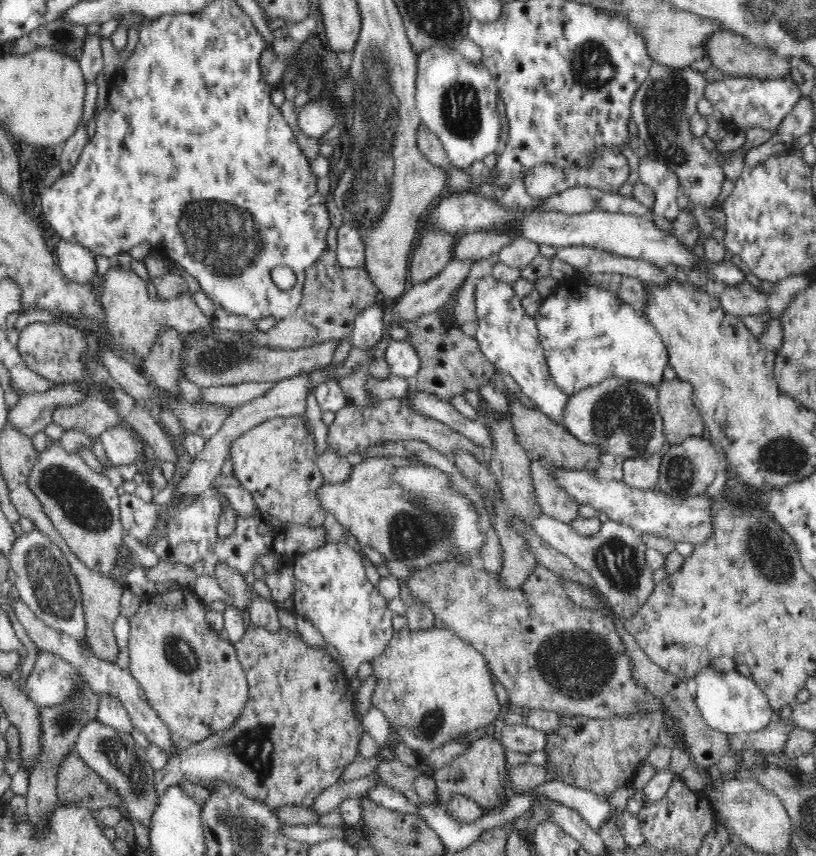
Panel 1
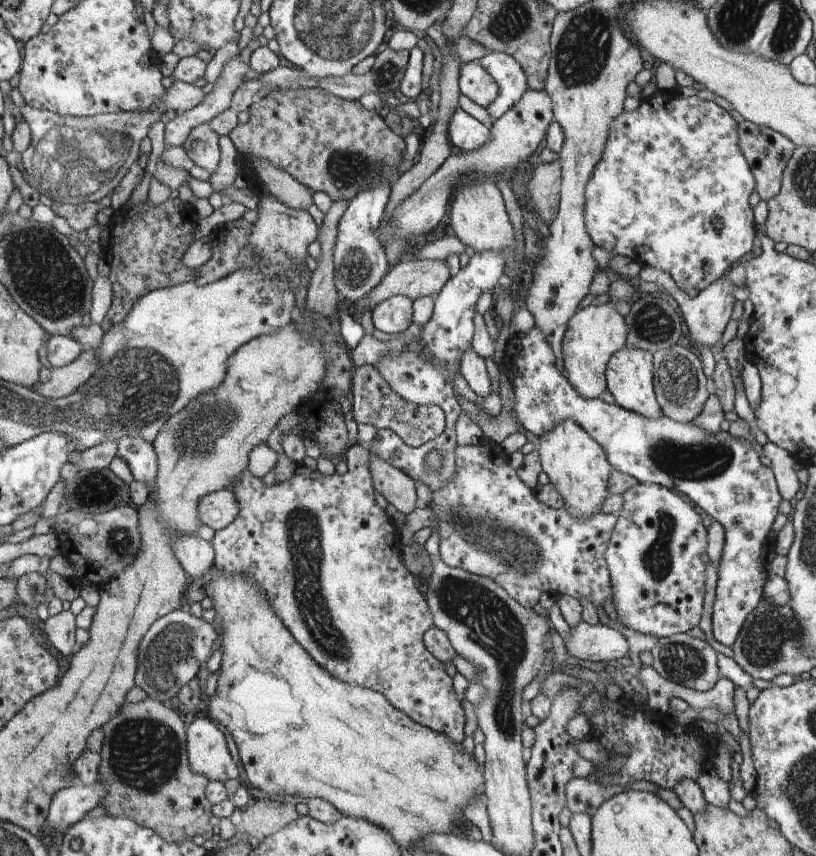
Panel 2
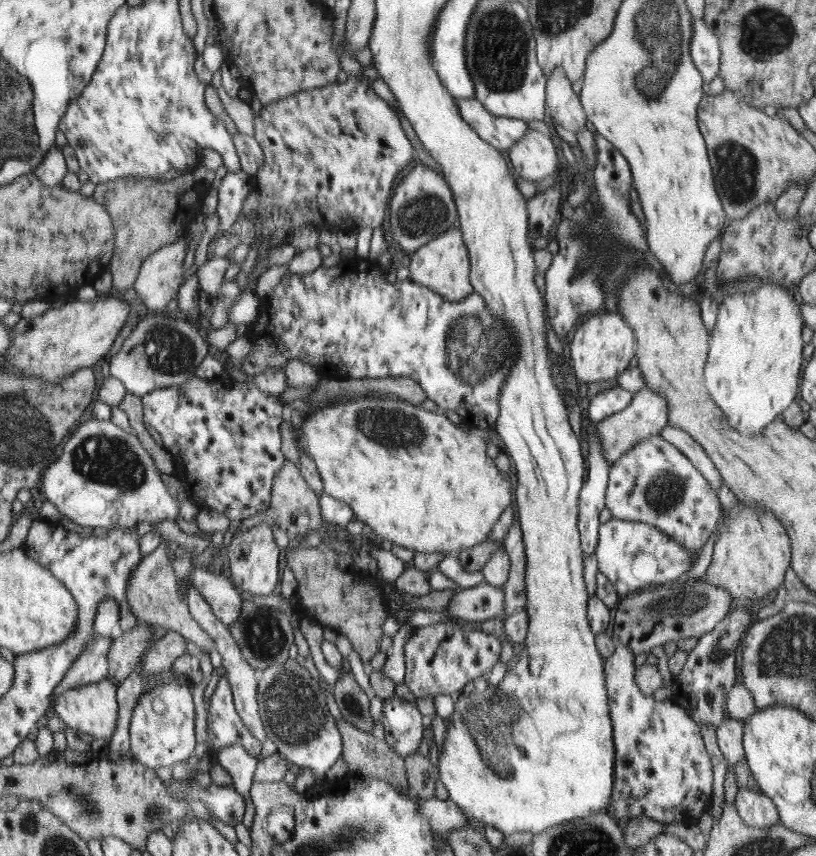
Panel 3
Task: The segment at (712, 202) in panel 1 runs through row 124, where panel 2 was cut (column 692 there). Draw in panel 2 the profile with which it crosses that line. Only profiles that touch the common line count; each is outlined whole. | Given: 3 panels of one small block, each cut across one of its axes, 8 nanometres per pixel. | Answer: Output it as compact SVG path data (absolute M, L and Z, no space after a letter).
M686 633L659 637L651 653L654 658L653 668L671 683L679 683L698 691L710 691L721 678L717 664L717 652L714 648L707 641L694 638Z

